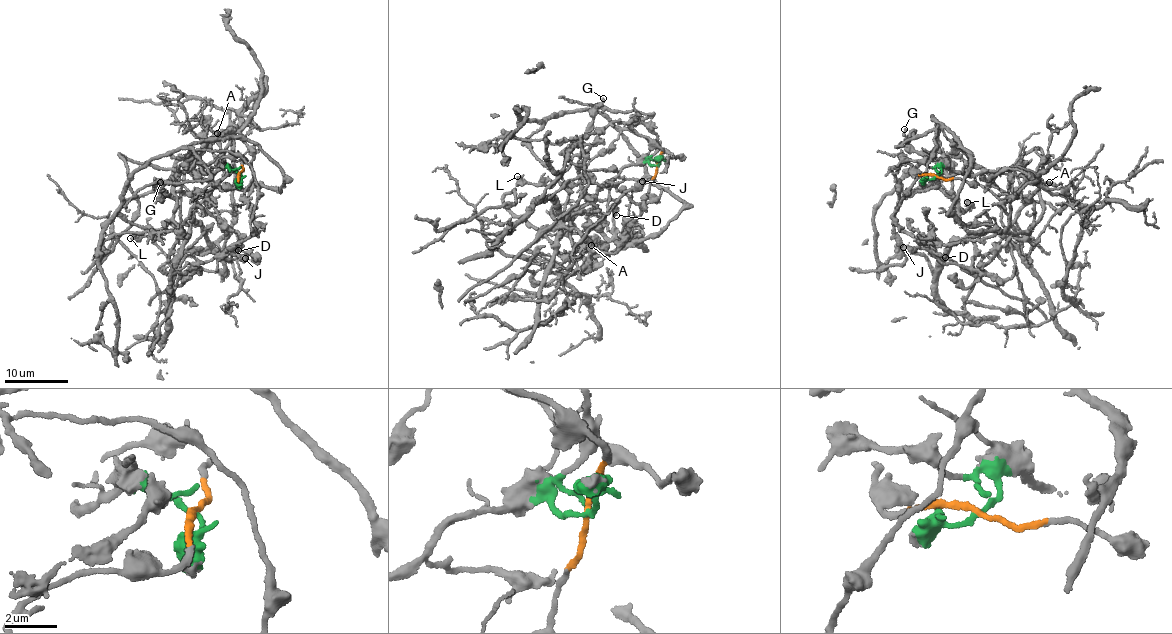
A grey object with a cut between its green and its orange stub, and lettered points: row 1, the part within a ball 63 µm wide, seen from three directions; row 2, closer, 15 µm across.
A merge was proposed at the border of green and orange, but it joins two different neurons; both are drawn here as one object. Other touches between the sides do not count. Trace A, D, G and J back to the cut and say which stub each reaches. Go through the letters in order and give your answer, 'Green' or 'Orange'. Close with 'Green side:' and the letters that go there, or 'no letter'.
A: Green
D: Orange
G: Green
J: Orange
Green side: A, G

